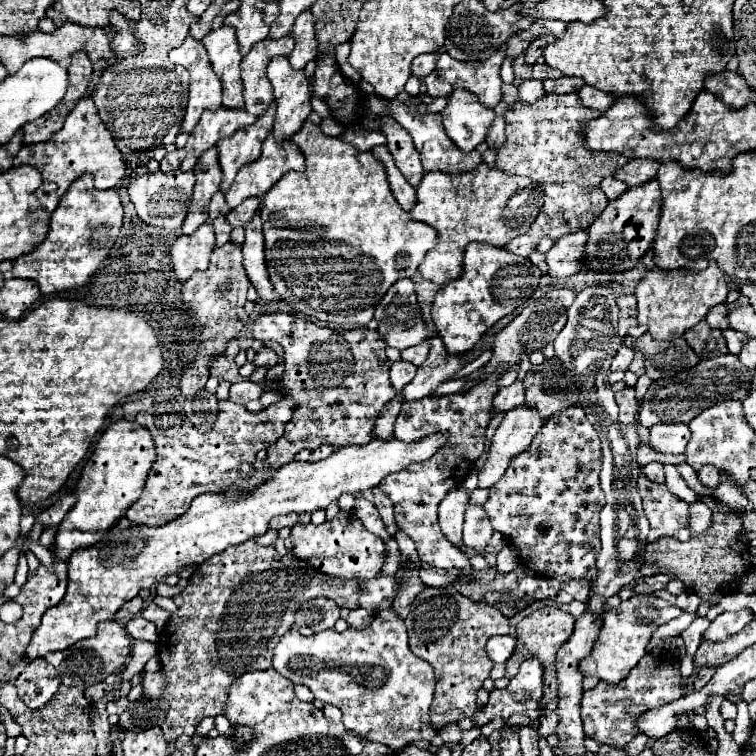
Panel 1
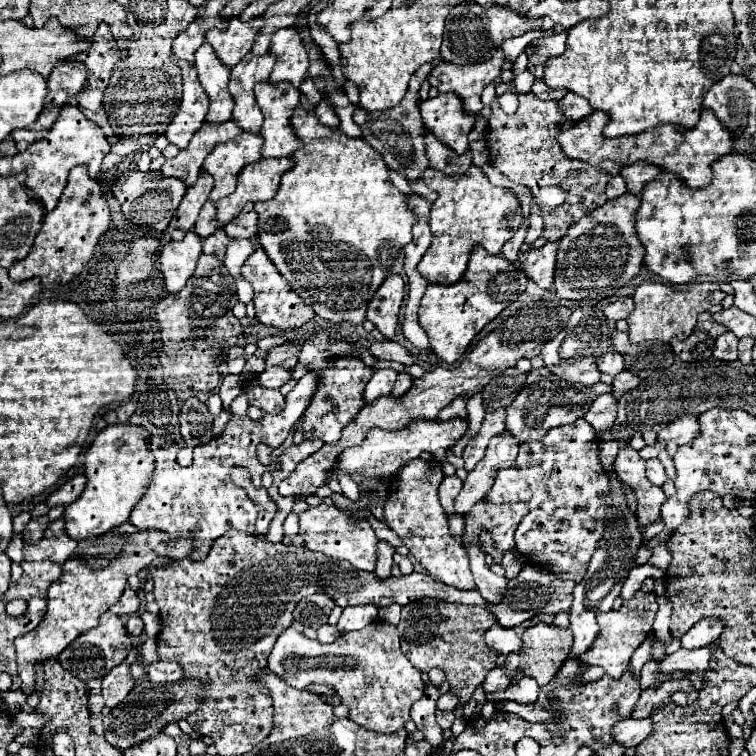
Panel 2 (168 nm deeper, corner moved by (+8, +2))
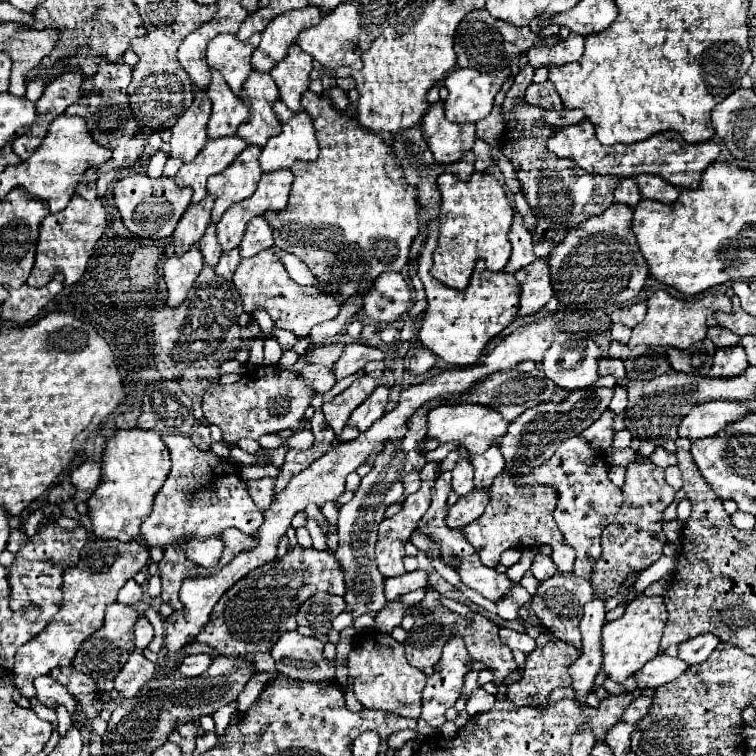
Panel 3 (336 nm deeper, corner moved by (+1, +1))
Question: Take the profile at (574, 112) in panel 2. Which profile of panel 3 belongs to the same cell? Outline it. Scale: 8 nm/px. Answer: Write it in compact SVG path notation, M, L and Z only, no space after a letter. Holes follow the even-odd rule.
M561 108L561 110L549 110L543 116L543 122L553 124L557 128L565 128L565 126L571 126L571 124L579 124L583 118L585 118L585 114L577 108Z

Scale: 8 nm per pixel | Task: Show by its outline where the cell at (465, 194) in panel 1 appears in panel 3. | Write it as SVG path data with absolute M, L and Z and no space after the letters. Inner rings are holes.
M445 172L439 176L437 186L441 192L441 234L439 246L433 252L431 276L449 288L465 290L479 258L483 258L493 272L505 268L511 256L507 234L513 224L515 208L511 206L503 184L491 174L475 172L467 182L463 182Z

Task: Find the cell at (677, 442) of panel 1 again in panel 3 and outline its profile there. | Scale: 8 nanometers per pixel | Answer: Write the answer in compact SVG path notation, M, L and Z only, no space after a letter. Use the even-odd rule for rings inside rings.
M715 400L709 404L701 404L699 408L693 408L689 416L685 416L679 424L679 438L699 440L715 436L721 428L725 428L729 422L739 420L749 410L743 404L737 402L723 402Z

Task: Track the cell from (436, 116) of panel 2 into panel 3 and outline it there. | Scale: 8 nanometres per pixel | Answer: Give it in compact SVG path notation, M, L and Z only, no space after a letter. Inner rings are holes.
M443 100L429 106L423 116L423 138L435 160L441 164L457 162L475 144L475 124L453 124L445 118Z

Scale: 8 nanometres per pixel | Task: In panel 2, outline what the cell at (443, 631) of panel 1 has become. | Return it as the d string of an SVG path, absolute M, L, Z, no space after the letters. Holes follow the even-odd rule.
M426 597L402 607L398 633L408 661L420 671L428 671L432 667L444 669L446 679L450 681L450 689L458 695L460 705L464 705L472 697L474 689L482 685L486 675L498 665L498 653L484 641L484 633L494 623L496 617L486 607L458 605Z

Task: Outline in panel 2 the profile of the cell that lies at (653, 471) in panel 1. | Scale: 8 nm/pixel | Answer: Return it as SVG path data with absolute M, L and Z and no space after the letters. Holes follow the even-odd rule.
M650 459L650 461L648 461L646 475L648 475L648 479L650 479L654 485L658 485L658 487L662 487L662 485L668 481L666 471L664 471L664 465L660 463L660 459Z

